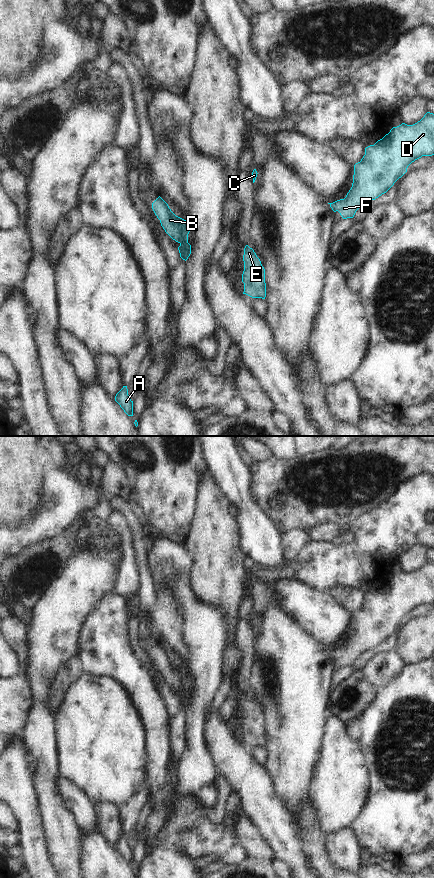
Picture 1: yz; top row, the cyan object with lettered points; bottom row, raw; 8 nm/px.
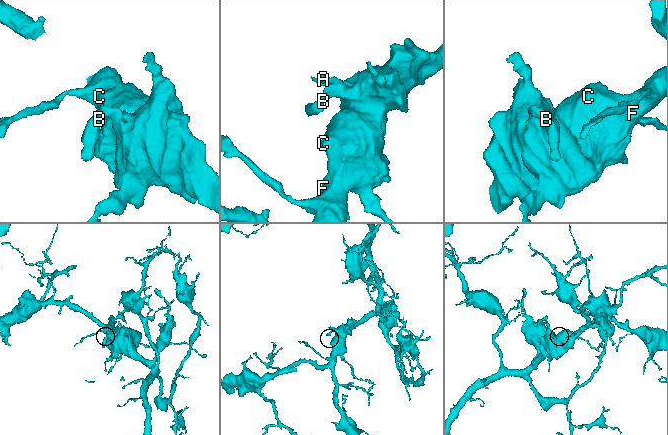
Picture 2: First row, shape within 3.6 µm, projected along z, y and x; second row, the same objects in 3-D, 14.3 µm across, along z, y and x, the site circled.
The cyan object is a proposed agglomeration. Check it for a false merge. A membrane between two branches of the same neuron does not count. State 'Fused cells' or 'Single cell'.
Single cell.

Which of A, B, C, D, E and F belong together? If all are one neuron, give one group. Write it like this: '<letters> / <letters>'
A B C D E F

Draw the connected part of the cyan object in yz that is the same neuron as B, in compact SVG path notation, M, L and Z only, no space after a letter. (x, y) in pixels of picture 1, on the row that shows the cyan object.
M160 196L152 203L152 209L165 232L180 244L178 247L180 257L186 261L191 254L191 245L188 243L190 221L176 216Z

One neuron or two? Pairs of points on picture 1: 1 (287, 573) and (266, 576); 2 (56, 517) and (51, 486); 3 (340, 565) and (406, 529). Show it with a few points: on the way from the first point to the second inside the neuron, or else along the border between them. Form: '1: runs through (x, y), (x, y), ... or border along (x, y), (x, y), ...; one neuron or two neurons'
1: runs through (282, 574), (271, 576); one neuron
2: runs through (59, 509), (59, 494); one neuron
3: runs through (356, 564), (390, 532); one neuron

